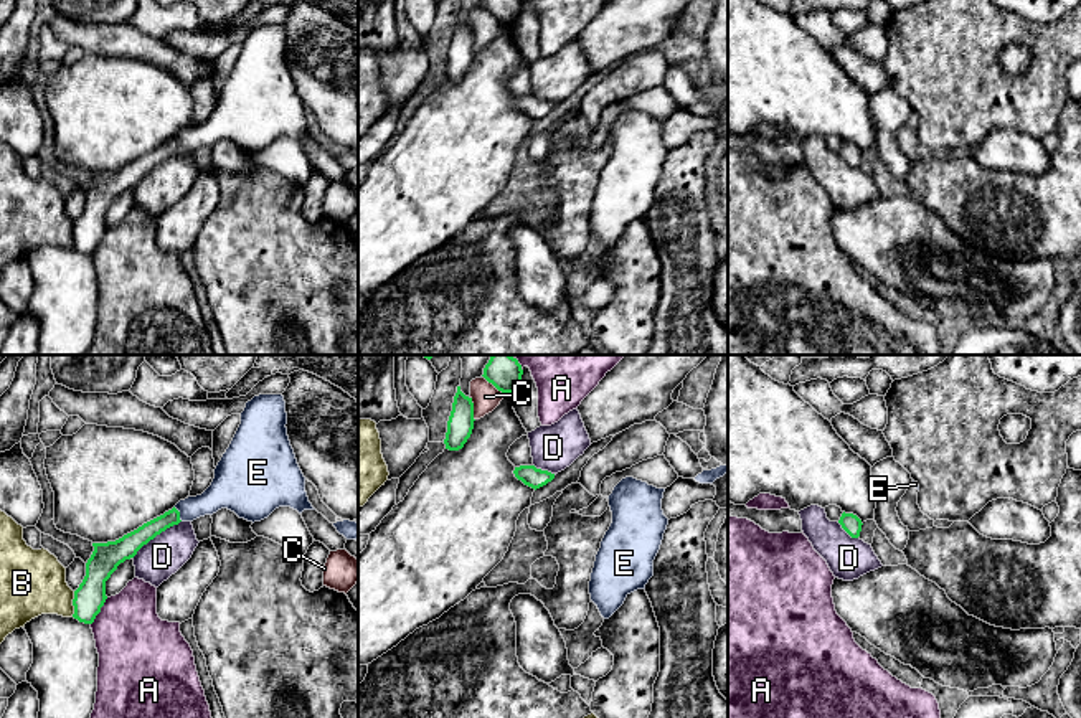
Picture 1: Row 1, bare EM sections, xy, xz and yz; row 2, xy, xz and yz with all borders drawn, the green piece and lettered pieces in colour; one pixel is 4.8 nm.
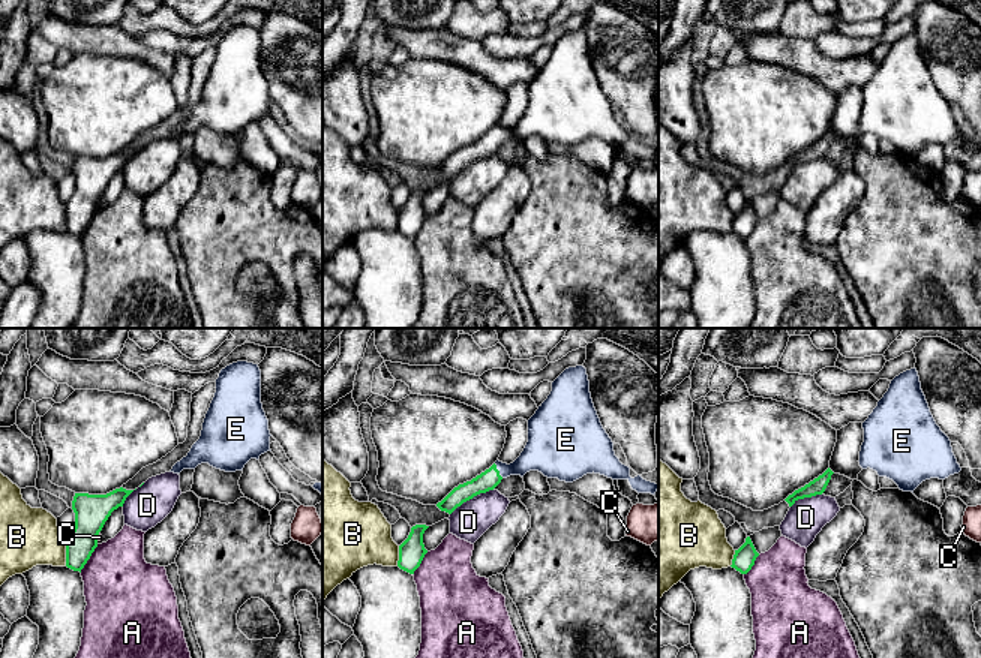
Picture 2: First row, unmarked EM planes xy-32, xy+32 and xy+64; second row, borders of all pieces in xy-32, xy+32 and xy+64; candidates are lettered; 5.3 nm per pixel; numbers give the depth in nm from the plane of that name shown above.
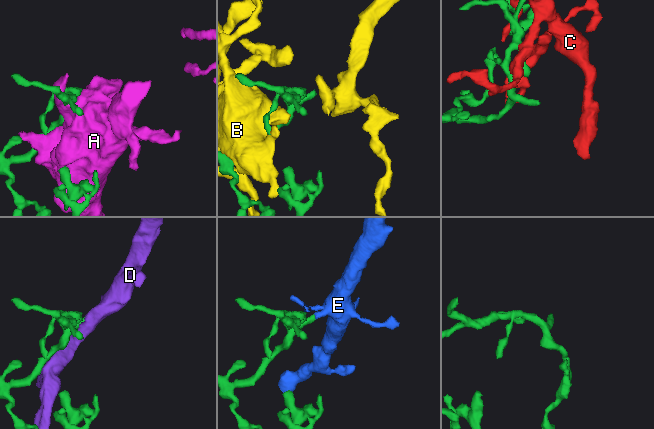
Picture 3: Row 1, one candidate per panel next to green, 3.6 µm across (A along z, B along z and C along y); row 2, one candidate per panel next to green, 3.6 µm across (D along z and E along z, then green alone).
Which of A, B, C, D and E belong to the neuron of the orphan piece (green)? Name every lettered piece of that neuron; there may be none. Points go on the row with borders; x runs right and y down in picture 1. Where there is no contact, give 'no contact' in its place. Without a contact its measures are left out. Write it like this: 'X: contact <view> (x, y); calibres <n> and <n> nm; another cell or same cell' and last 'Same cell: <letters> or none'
A: contact xy (99, 611); calibres 150 and 380 nm; another cell
B: contact xy (73, 604); calibres 150 and 320 nm; another cell
C: contact xz (472, 408); calibres 130 and 140 nm; another cell
D: contact xy (155, 535); calibres 130 and 200 nm; another cell
E: contact xy (179, 514); calibres 90 and 160 nm; same cell
Same cell: E

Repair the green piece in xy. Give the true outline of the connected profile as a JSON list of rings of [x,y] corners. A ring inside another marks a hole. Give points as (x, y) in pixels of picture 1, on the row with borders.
[[[259,394],[248,401],[241,424],[215,469],[215,479],[201,495],[180,500],[172,510],[116,541],[92,543],[86,576],[74,591],[73,617],[92,624],[107,599],[106,581],[117,566],[180,522],[193,522],[221,508],[253,523],[267,518],[279,507],[290,507],[299,513],[315,510],[286,424],[282,394]]]

